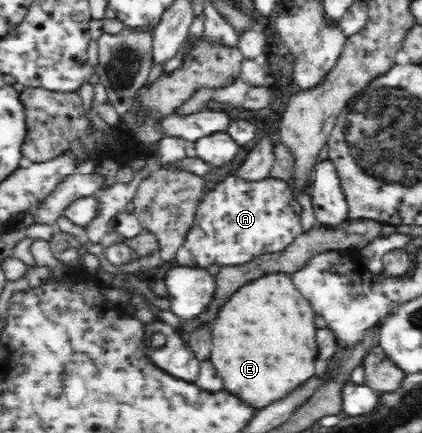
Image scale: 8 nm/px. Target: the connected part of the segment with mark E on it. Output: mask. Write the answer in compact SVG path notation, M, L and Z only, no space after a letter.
M270 272L245 282L221 306L210 326L212 349L209 360L223 379L224 389L258 409L284 397L315 371L315 326L317 314L300 293L290 274Z

